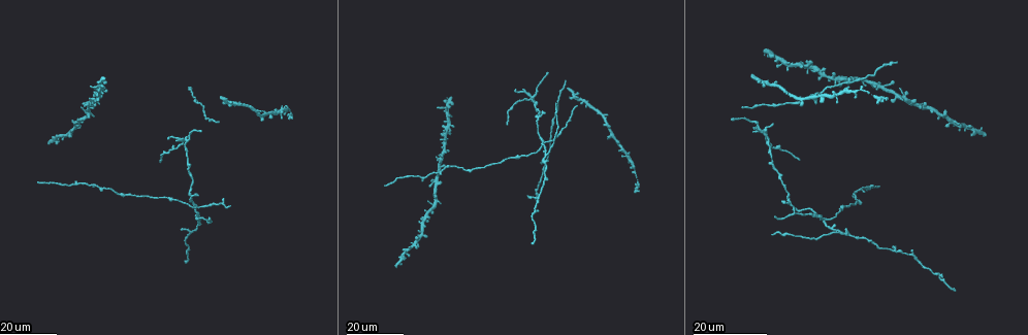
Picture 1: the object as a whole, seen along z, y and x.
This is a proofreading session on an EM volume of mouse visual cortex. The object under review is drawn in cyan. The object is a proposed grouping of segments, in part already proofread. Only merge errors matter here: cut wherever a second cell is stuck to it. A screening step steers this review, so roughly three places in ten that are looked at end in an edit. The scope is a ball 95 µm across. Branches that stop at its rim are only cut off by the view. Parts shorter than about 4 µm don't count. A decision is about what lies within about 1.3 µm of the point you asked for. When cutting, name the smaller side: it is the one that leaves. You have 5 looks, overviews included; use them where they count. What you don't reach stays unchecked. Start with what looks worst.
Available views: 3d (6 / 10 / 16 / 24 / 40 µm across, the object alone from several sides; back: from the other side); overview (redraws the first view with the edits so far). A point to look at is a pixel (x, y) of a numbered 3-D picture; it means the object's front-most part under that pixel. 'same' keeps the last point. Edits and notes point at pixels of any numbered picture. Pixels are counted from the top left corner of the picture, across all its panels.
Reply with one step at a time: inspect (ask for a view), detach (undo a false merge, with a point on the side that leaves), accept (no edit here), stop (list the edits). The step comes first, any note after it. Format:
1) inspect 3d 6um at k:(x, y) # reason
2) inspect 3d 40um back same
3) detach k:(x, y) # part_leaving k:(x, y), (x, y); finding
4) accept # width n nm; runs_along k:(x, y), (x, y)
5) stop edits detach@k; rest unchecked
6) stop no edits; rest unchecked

inspect 3d 16um at 1:(763, 128) # two arms at a narrow angle

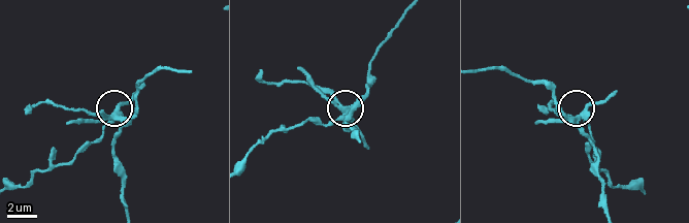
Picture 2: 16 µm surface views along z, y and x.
inspect 3d 10um at 2:(577, 119)

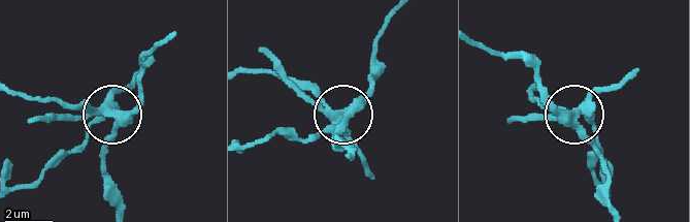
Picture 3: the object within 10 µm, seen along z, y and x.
detach 3:(87, 137) # width 390 nm; part_leaving 3:(331, 124), (296, 141), (272, 135), (249, 144); two cells meet here

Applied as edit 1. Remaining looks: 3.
inspect overview

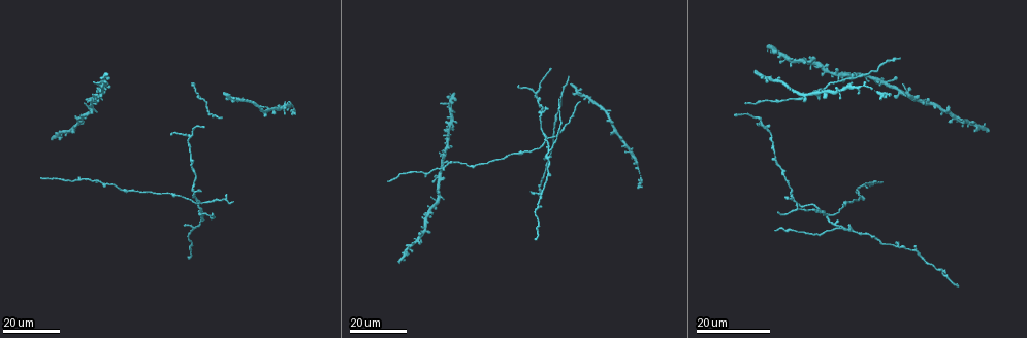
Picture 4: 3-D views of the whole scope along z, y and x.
inspect 3d 24um at 4:(203, 214) # side arm on a straight run

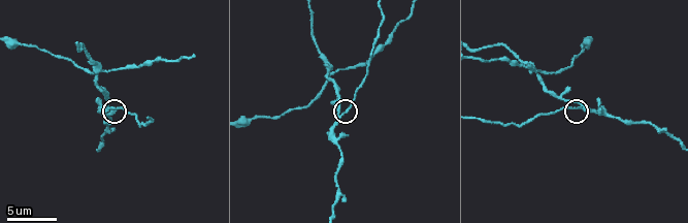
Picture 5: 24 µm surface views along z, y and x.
inspect 3d 6um at 5:(340, 117)

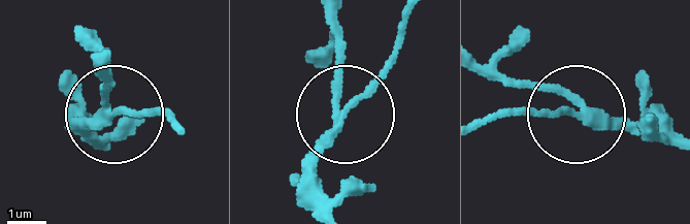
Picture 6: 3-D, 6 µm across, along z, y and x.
detach 6:(139, 114) # part_leaving 6:(101, 123), (173, 123); two cells meet here

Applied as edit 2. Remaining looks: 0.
stop edits detach@3, detach@6; rest unchecked

